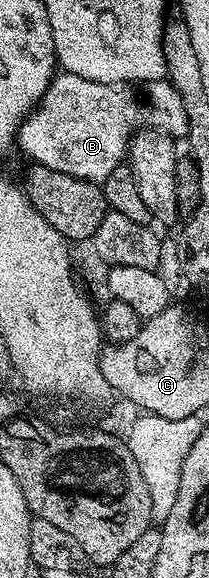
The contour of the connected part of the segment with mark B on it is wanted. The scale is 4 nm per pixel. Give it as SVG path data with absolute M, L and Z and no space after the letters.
M61 72L50 81L41 101L21 123L16 145L40 166L101 184L116 166L122 165L133 135L142 128L164 130L177 140L188 135L183 96L165 78L136 86L127 82L96 82Z

